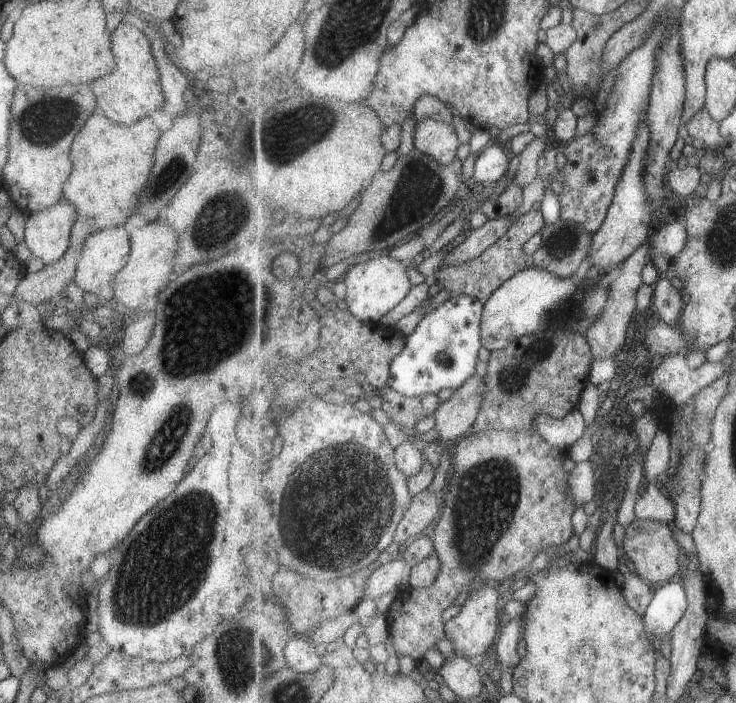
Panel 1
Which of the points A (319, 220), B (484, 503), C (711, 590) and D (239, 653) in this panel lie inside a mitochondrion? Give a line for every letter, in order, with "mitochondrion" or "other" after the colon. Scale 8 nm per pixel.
A: other
B: mitochondrion
C: other
D: mitochondrion

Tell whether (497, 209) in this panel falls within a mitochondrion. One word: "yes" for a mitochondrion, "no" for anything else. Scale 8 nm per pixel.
no

